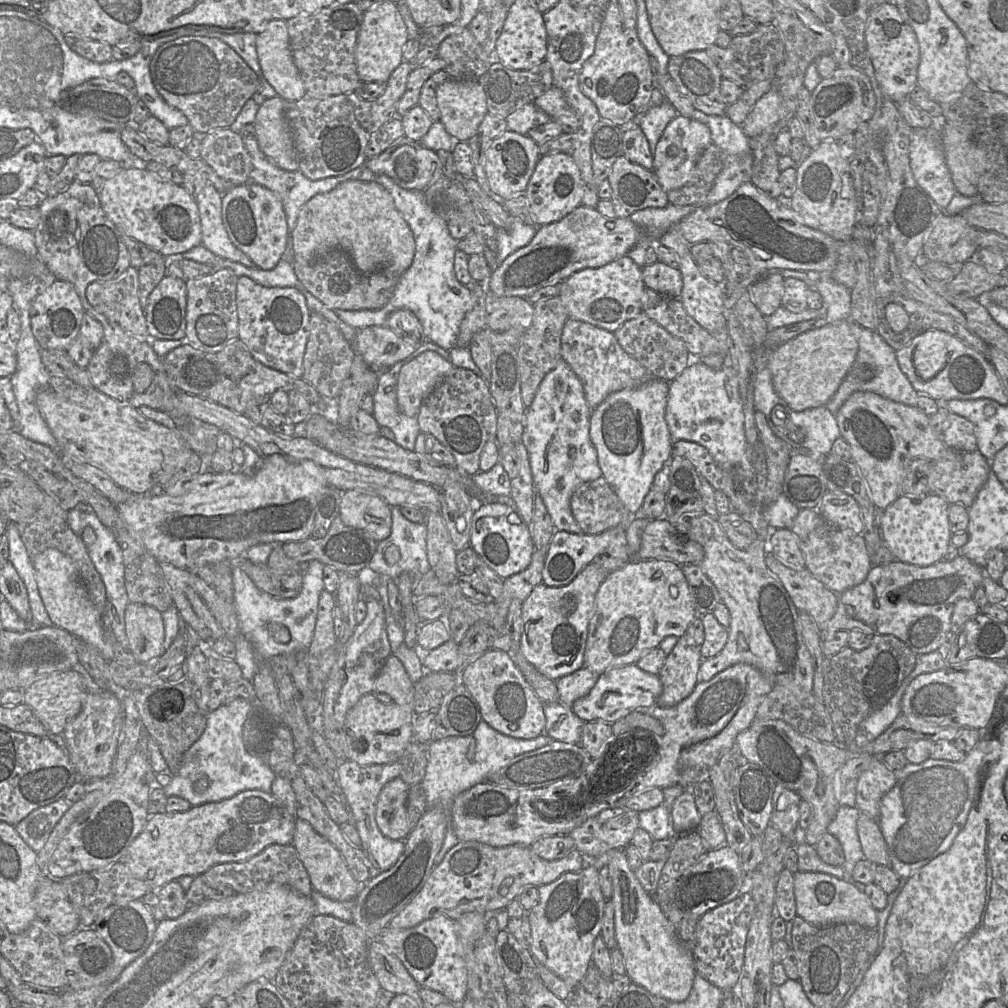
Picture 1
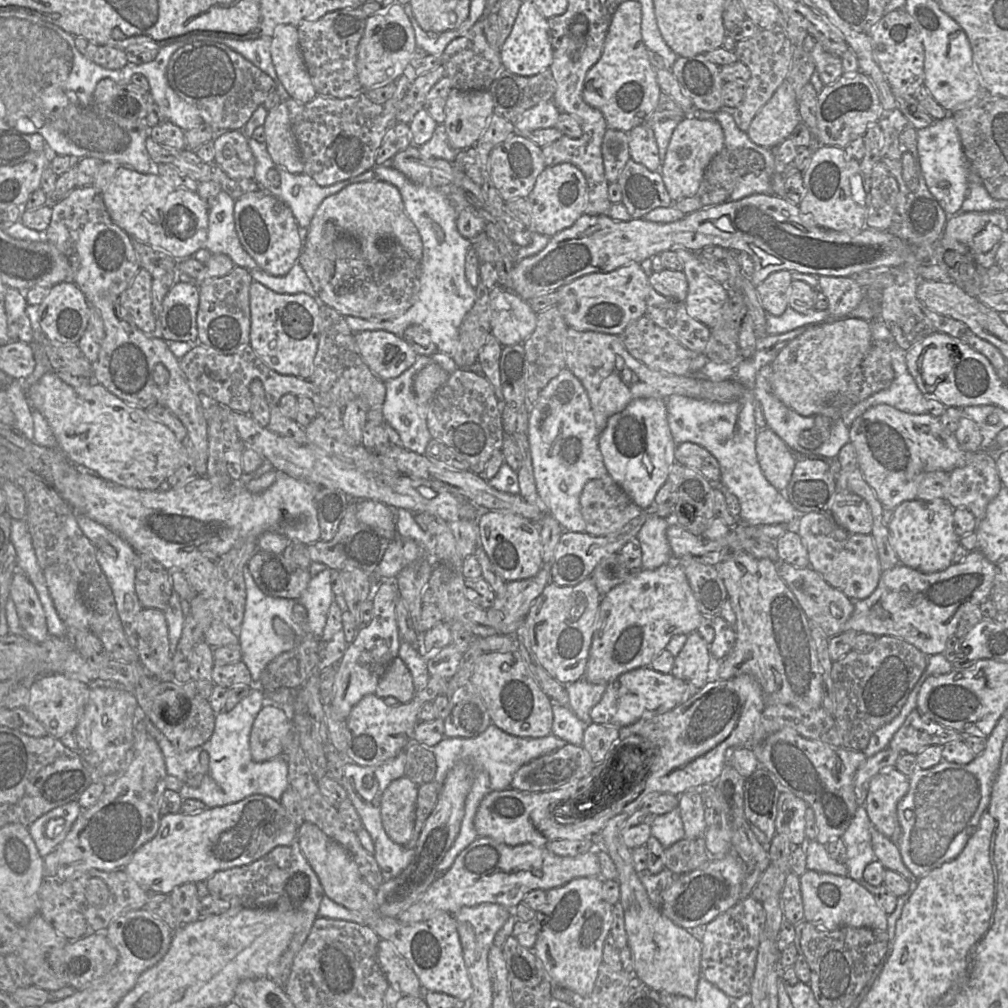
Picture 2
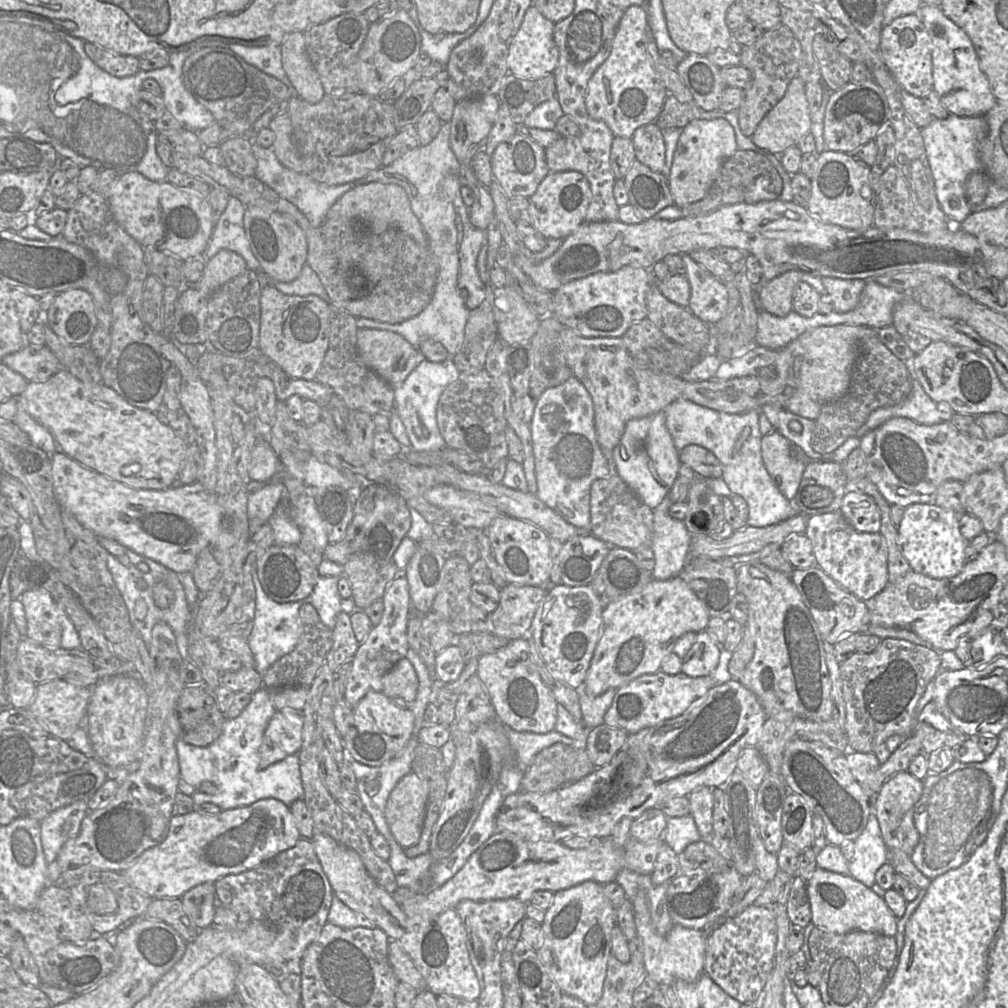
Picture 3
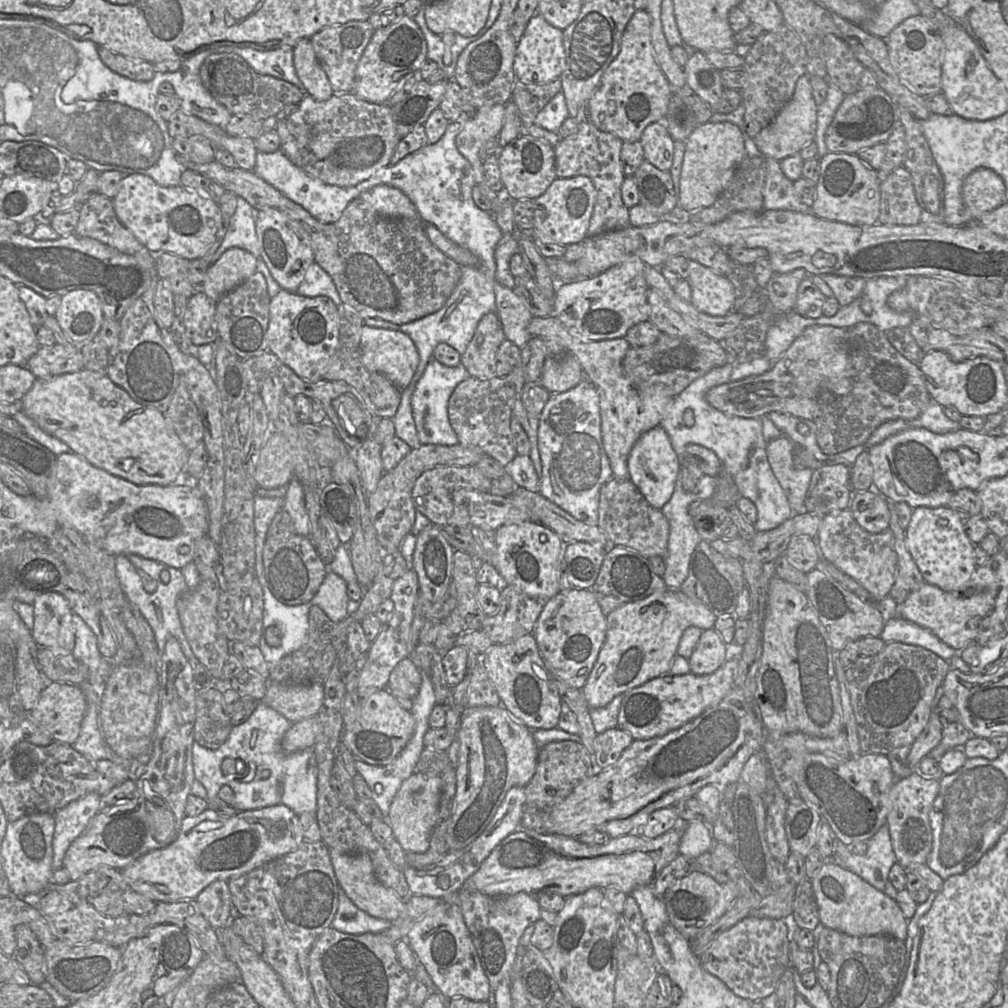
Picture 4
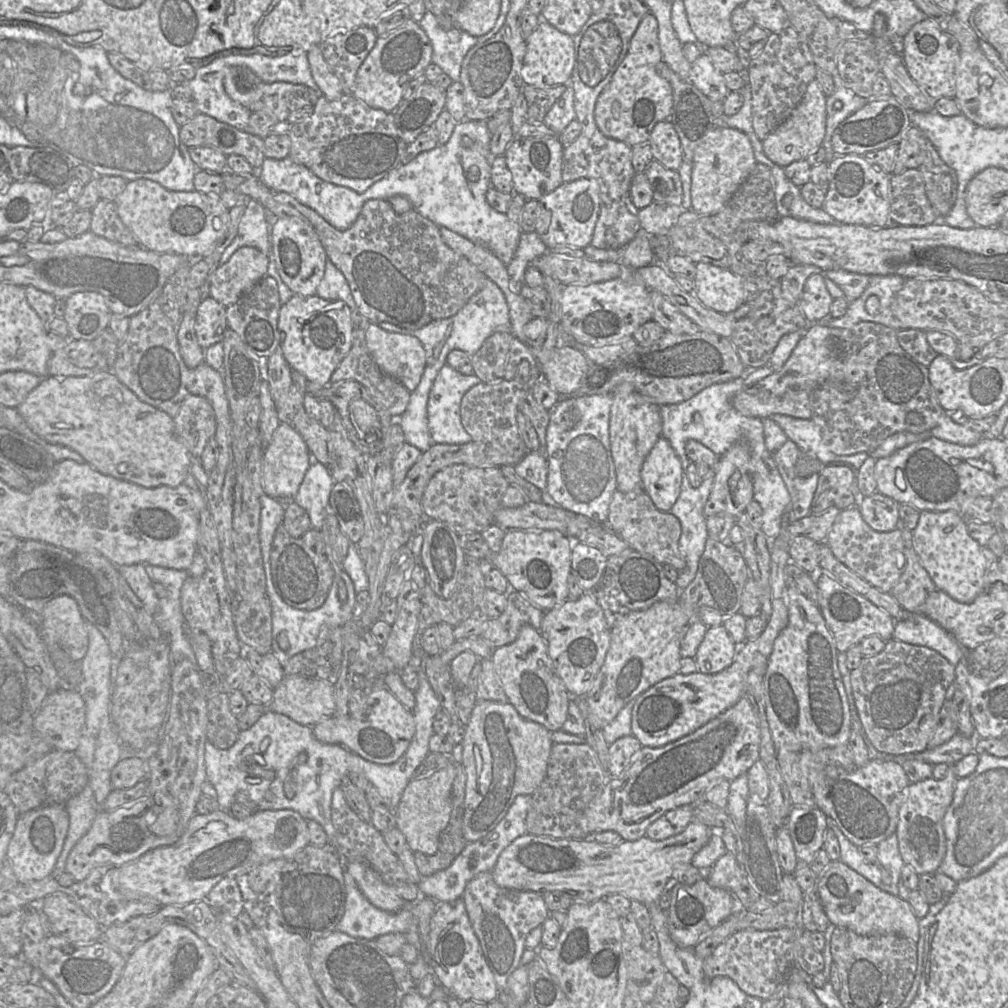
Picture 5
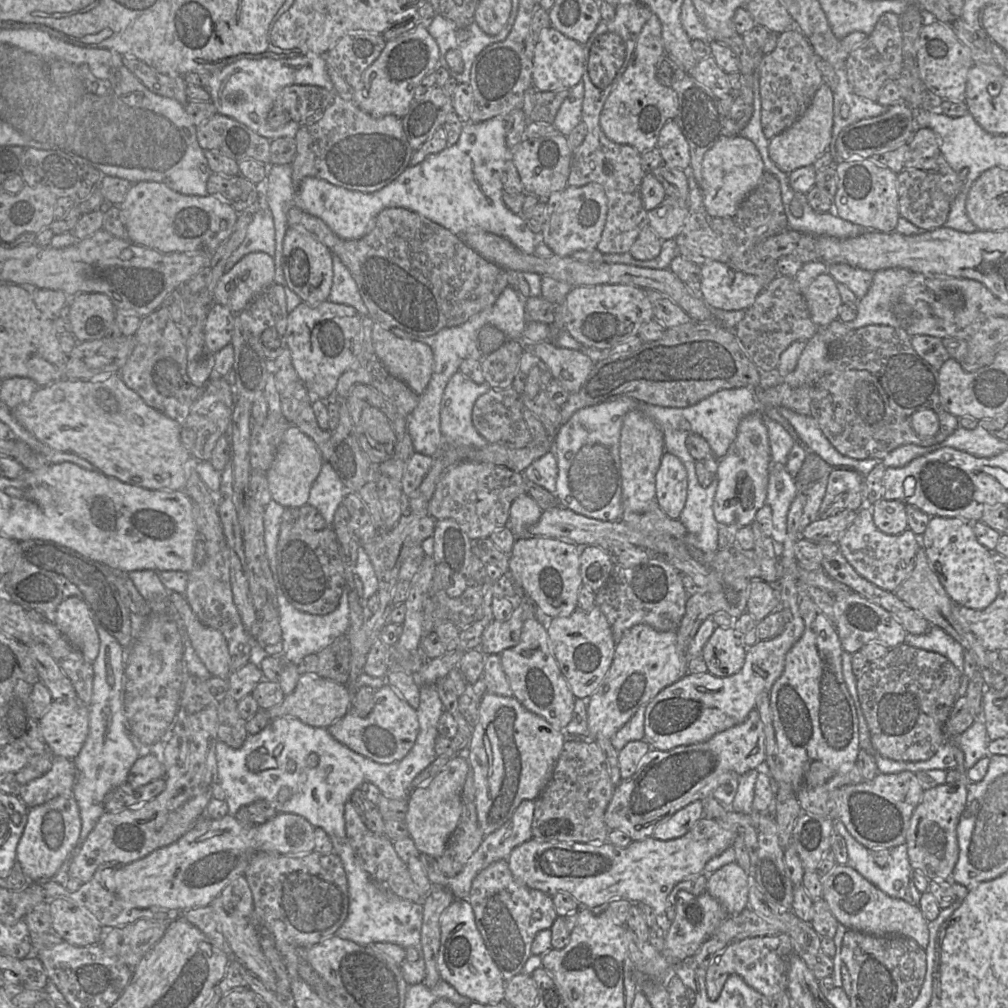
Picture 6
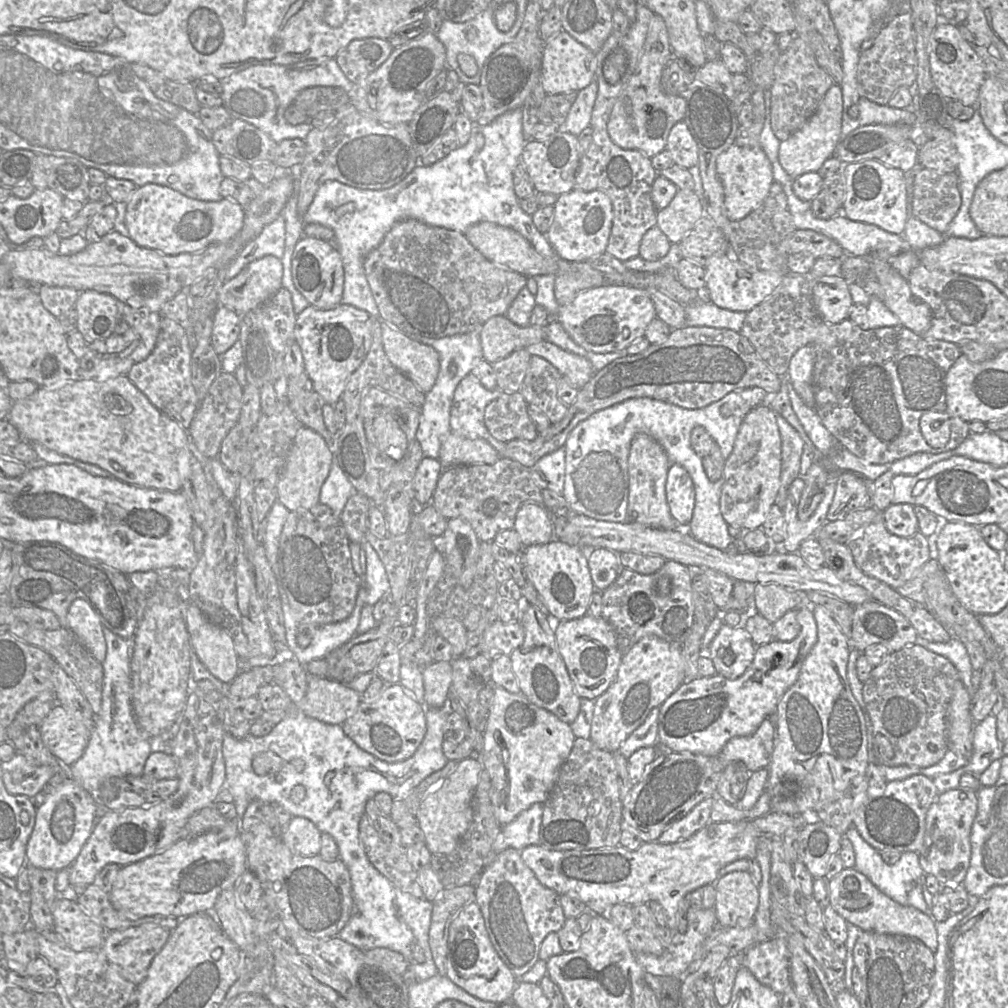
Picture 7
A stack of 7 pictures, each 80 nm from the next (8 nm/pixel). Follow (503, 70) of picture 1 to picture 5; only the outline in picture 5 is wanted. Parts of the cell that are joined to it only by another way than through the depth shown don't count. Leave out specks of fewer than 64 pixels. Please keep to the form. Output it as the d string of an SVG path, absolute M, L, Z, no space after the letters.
M524 84L521 89L521 94L524 95L528 104L528 122L543 123L546 114L561 97L565 89L566 85L564 84L553 87L535 87Z

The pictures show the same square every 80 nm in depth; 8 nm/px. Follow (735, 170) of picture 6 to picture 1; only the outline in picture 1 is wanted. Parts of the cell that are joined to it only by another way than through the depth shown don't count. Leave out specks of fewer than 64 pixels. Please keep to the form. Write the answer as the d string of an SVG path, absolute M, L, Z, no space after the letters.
M678 115L666 126L653 152L653 173L666 193L688 182L700 156L711 144L709 127L691 117Z

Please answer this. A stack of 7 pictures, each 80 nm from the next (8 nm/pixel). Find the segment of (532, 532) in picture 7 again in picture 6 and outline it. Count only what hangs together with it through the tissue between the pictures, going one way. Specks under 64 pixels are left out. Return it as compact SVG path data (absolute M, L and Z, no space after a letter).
M527 494L518 496L511 504L507 525L516 537L528 537L529 529L536 524L543 510Z

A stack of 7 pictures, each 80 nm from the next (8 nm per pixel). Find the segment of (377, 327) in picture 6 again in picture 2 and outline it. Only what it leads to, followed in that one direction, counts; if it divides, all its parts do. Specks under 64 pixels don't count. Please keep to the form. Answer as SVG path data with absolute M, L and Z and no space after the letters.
M385 330L354 333L358 353L383 381L398 377L414 365L418 354L402 337Z

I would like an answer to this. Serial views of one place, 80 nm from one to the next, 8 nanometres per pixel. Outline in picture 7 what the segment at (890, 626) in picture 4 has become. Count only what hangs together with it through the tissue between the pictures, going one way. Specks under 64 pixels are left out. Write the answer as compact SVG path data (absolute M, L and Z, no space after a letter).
M918 637L915 644L947 658L958 671L959 679L970 693L971 698L974 696L972 684L972 673L974 670L966 648L958 638L952 637L947 642L930 642Z

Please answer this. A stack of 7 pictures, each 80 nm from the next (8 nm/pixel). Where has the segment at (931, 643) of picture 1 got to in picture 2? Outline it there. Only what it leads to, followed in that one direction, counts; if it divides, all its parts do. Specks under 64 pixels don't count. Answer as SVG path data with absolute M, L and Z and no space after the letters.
M980 550L970 551L970 553L961 562L953 563L947 569L934 573L923 573L900 563L899 565L897 565L892 569L882 571L878 586L869 597L862 600L854 600L855 608L853 614L845 623L843 627L843 632L854 630L856 632L865 632L874 634L877 637L880 637L882 635L894 636L901 638L904 641L912 644L913 646L915 646L917 649L919 649L928 656L933 654L941 654L945 650L948 639L955 636L958 625L962 620L962 618L966 616L968 612L972 610L973 607L975 606L979 607L982 602L984 602L987 599L990 599L991 592L994 586L995 575L996 575L996 564L989 561Z

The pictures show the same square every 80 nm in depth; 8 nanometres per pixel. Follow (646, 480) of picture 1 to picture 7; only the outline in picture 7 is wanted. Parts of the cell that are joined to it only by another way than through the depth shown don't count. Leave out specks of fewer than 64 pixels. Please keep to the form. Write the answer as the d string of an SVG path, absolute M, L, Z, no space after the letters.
M671 463L666 480L666 498L673 518L685 527L691 520L695 506L693 481L684 467Z

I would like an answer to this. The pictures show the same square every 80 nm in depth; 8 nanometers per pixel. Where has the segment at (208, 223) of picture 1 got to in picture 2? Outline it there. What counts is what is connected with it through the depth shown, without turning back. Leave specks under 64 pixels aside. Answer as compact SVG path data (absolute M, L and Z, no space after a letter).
M221 191L216 204L209 208L209 225L204 244L212 255L225 254L238 267L254 270L259 268L254 259L243 248L235 228L235 199Z

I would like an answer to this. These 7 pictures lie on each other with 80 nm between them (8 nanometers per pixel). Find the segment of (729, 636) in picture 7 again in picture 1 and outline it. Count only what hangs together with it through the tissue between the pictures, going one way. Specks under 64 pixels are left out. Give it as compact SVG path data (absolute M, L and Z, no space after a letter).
M680 637L658 674L663 691L656 704L671 707L689 696L699 682L697 675L702 660L700 647L689 645Z

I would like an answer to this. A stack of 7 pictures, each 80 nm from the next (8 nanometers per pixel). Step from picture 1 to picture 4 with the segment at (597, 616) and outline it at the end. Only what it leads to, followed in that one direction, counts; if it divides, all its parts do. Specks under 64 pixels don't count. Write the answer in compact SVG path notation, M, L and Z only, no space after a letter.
M666 589L656 592L642 600L624 604L606 616L606 639L599 652L593 669L582 688L589 708L608 705L616 696L638 687L647 681L669 674L673 659L684 631L696 626L702 630L714 627L717 616L702 603L685 595L680 589Z

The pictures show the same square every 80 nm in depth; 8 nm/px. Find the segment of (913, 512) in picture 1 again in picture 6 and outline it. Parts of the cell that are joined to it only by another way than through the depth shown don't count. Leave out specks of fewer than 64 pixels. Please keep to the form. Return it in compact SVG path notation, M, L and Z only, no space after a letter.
M932 516L919 538L920 547L926 554L930 568L955 603L982 610L996 599L1000 575L995 569L991 551L977 540L972 522L961 518Z

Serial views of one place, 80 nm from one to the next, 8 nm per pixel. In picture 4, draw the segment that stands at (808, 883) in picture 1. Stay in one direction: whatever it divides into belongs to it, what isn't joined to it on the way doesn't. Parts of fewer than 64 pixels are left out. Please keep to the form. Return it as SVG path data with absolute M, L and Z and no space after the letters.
M826 861L811 882L822 926L851 936L886 935L903 941L908 937L909 919L904 916L895 899L847 868Z

